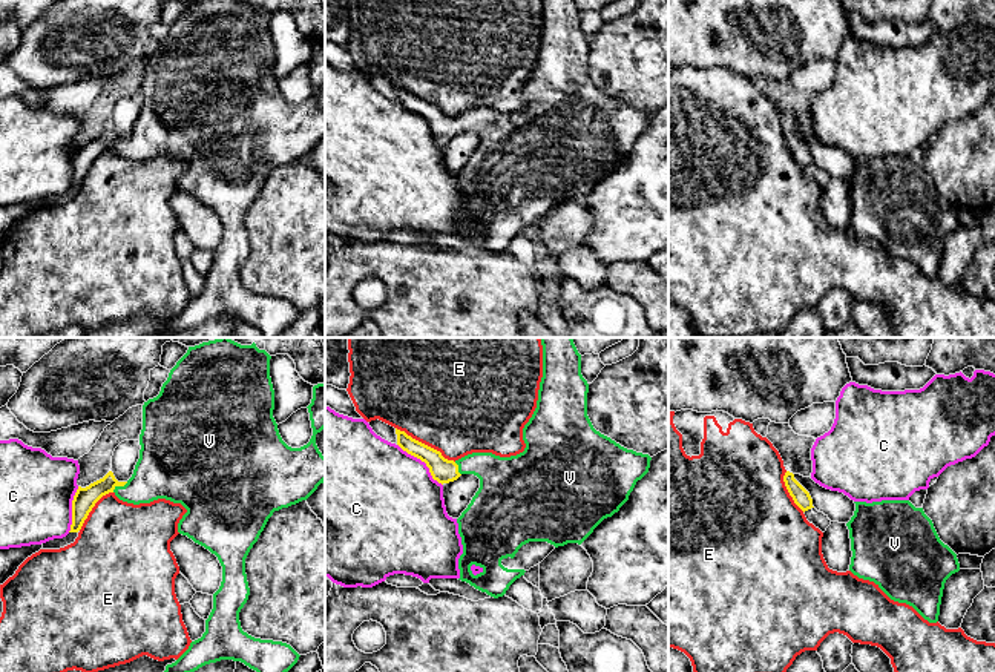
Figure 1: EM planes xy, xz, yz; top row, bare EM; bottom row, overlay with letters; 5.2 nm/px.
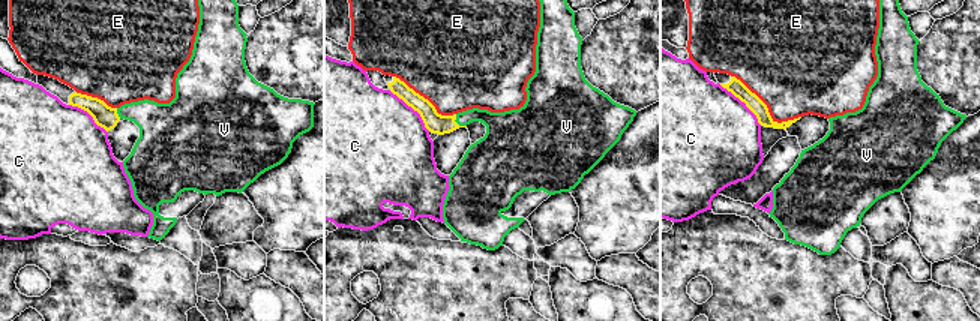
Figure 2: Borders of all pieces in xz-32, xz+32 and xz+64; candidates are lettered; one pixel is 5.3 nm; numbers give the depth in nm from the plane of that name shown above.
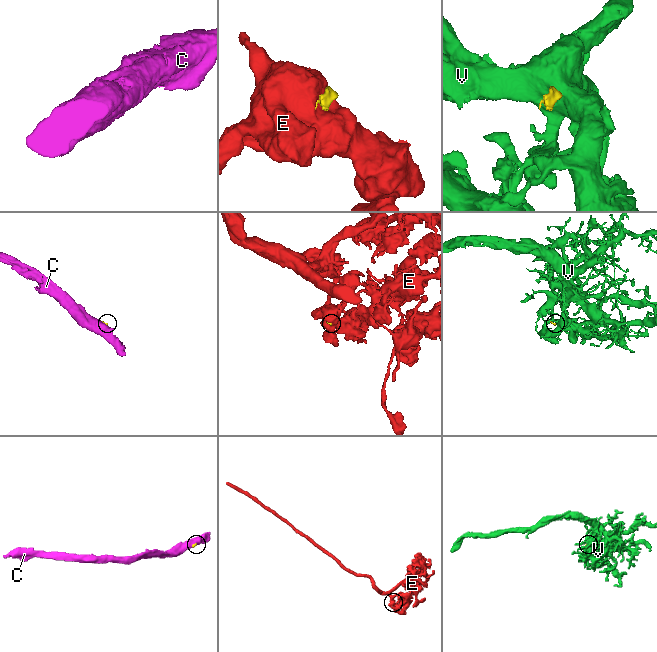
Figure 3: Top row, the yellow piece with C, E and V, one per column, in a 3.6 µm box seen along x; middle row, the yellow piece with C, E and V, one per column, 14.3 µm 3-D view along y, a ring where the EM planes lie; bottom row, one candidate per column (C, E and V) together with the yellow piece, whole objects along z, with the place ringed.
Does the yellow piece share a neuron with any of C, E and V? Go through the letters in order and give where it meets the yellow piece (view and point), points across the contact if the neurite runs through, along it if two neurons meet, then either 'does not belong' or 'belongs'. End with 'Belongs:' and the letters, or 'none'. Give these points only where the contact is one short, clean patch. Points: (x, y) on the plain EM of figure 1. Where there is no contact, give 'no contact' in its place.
C: contact xz (423, 117); does not belong
E: contact xz (423, 100); does not belong
V: contact xy (120, 141); way xy (85, 155), (105, 141), (120, 141), (146, 141), (164, 126); belongs
Belongs: V

